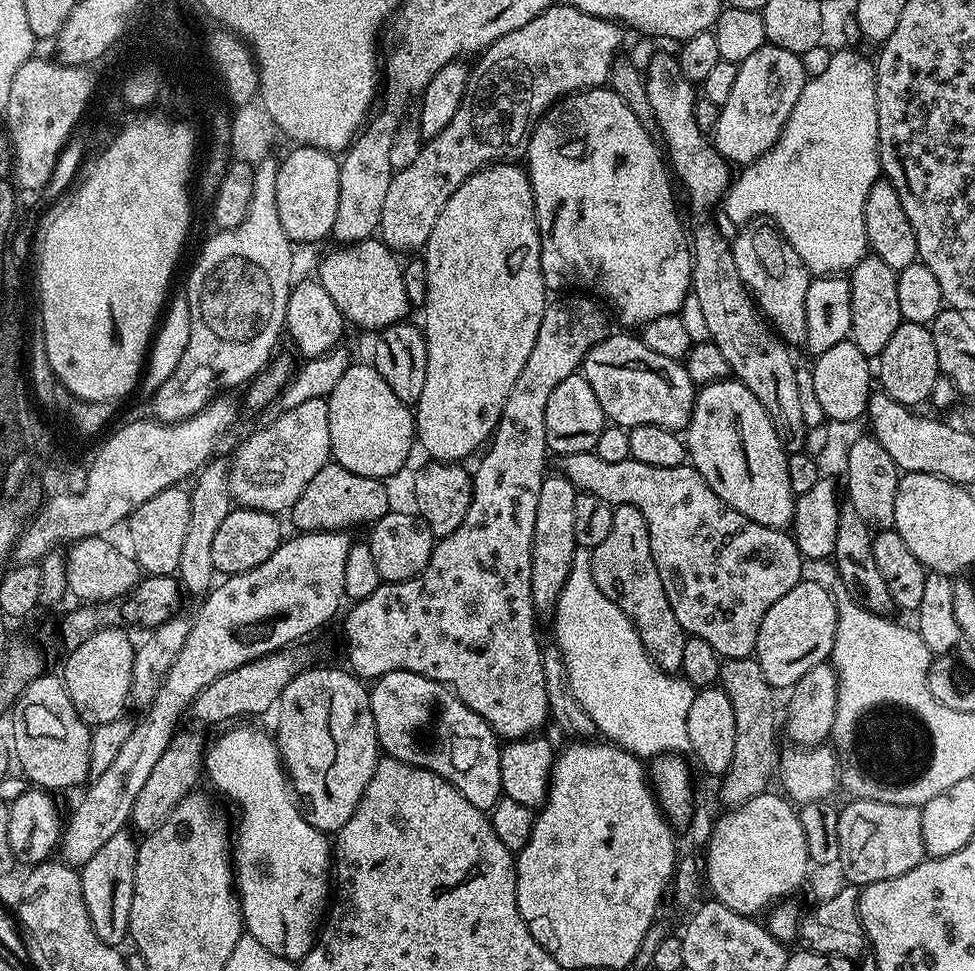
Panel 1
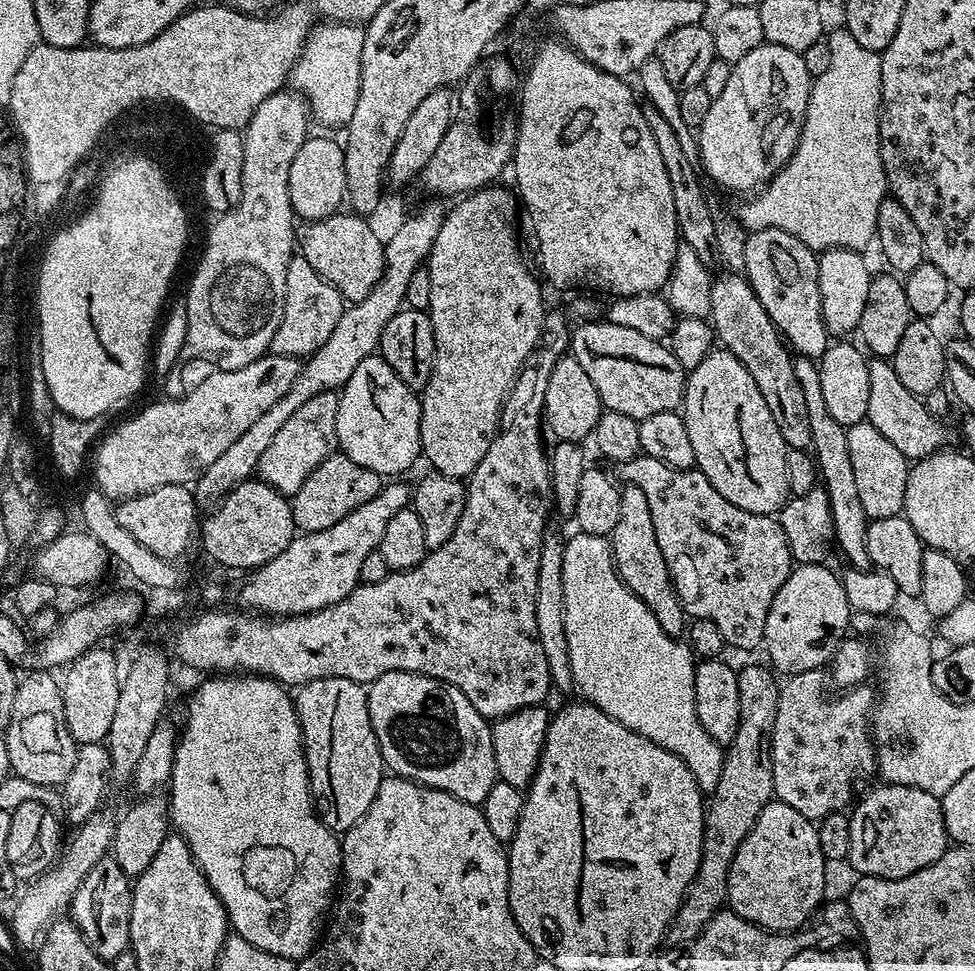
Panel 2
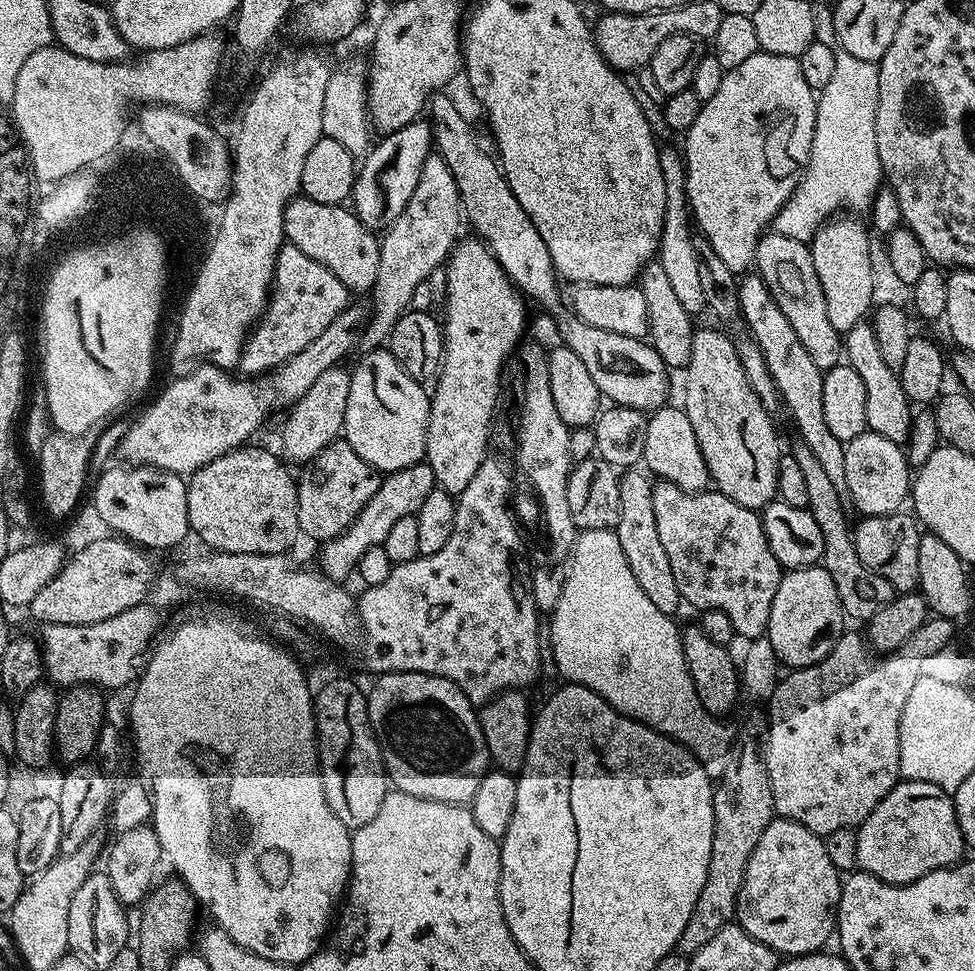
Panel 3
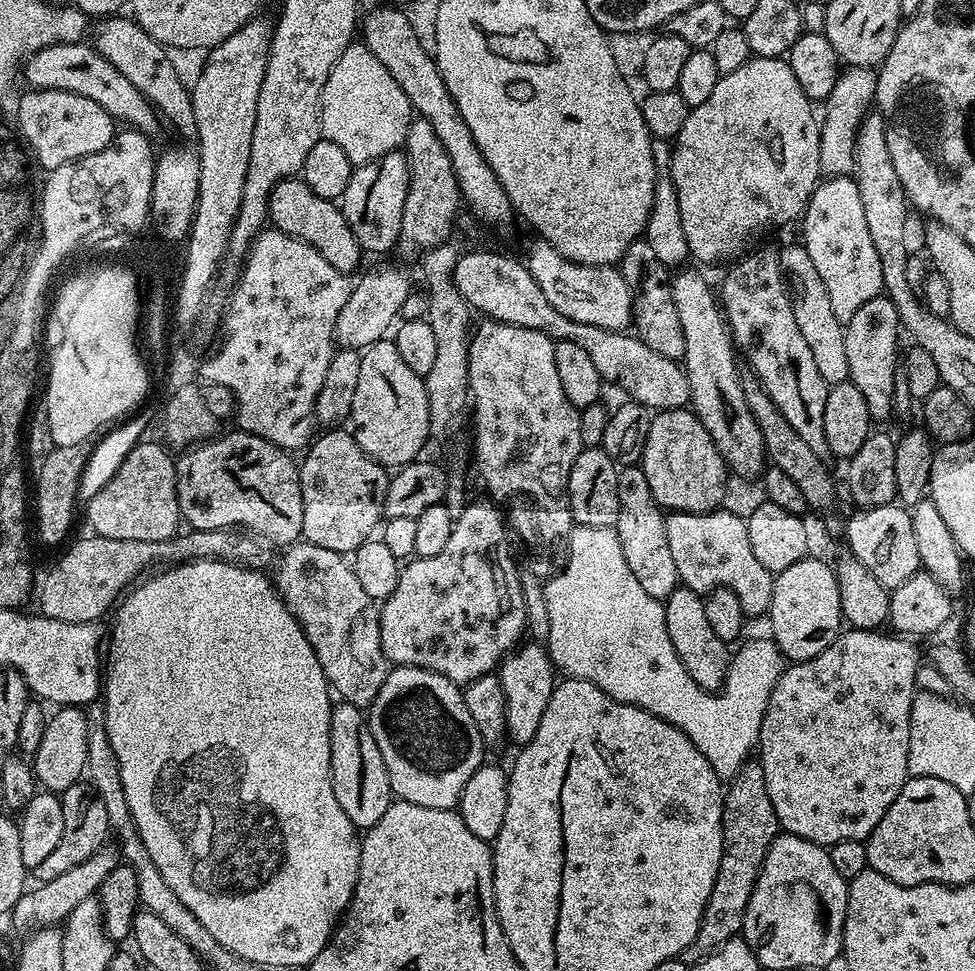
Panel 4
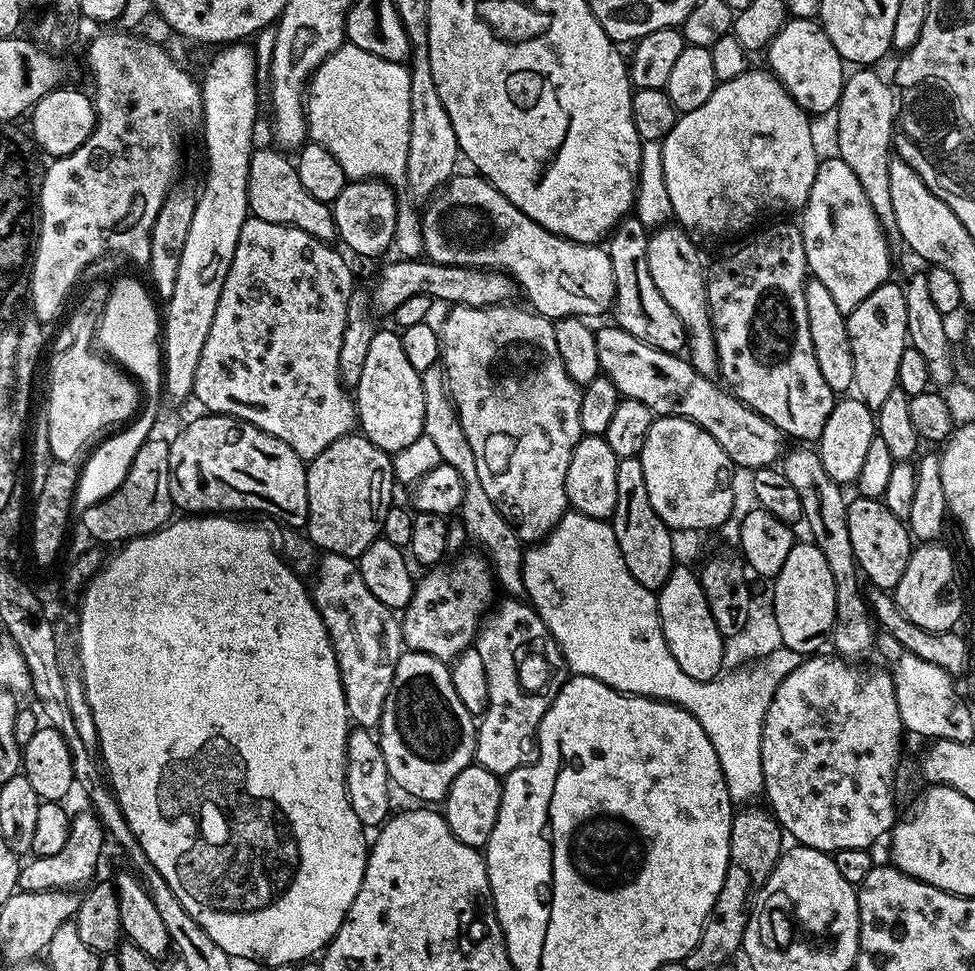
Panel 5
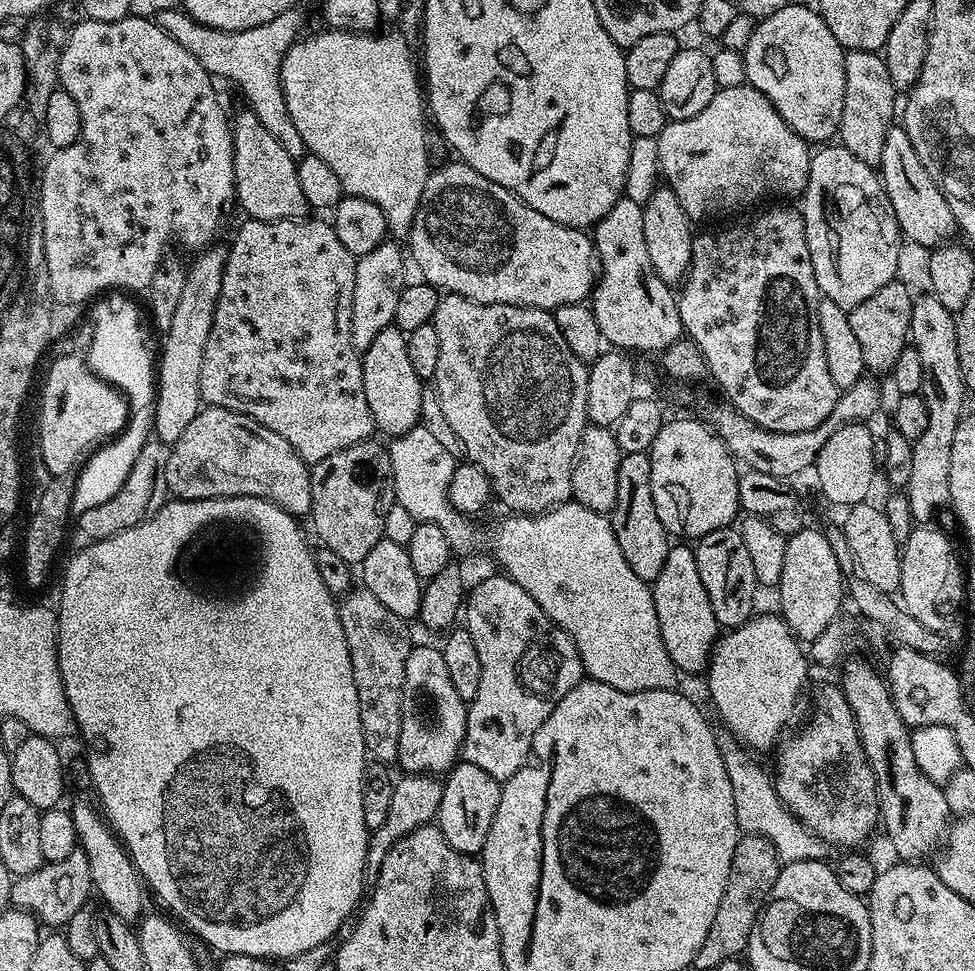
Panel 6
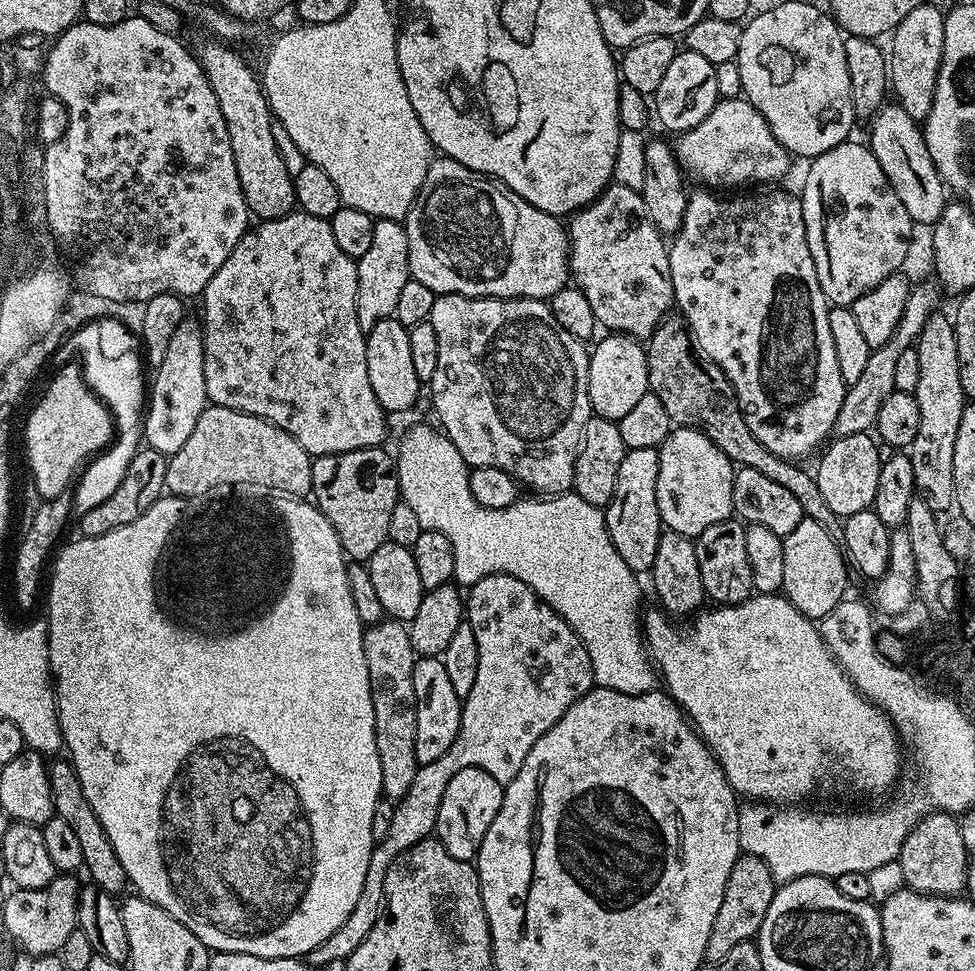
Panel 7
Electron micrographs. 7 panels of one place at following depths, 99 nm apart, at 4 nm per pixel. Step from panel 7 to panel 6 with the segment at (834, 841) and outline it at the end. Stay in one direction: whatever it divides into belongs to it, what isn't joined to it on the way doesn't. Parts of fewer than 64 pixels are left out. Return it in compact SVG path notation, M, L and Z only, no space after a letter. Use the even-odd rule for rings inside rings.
M731 735L719 737L722 762L726 762L726 774L730 774L730 790L734 790L734 814L741 833L750 836L764 836L774 846L781 861L824 860L829 845L819 840L778 798L771 775L760 769L755 755Z

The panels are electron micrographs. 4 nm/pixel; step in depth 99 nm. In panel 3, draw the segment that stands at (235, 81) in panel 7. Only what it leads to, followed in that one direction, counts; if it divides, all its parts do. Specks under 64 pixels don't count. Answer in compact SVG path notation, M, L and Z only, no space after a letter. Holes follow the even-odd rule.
M297 195L288 203L284 211L284 239L287 243L298 246L298 250L302 250L302 254L314 258L314 262L322 262L322 266L326 266L326 270L330 270L330 274L334 274L334 278L338 278L338 282L342 282L342 286L346 286L349 293L371 293L375 289L378 278L380 240L373 229L367 228L356 217L356 213L351 207L344 204L323 204L314 202L309 196Z

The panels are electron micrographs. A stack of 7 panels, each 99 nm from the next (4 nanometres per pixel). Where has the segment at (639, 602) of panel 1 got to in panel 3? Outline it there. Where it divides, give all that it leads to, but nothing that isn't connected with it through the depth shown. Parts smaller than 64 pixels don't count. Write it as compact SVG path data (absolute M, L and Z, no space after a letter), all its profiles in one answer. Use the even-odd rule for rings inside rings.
M628 470L620 476L622 511L614 530L618 534L618 542L622 542L622 554L626 554L626 562L630 562L630 570L634 570L634 578L638 578L638 586L642 586L646 598L650 598L658 610L672 614L676 607L681 607L682 601L678 582L674 582L674 570L670 570L670 558L666 558L666 550L662 550L662 541L658 539L652 485L653 481L640 470Z

